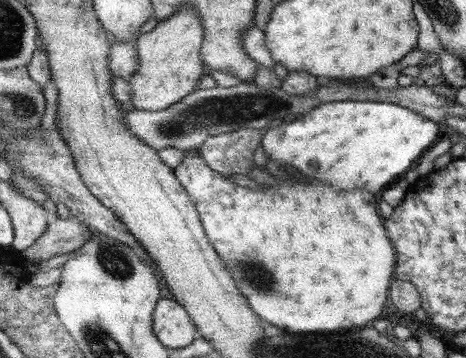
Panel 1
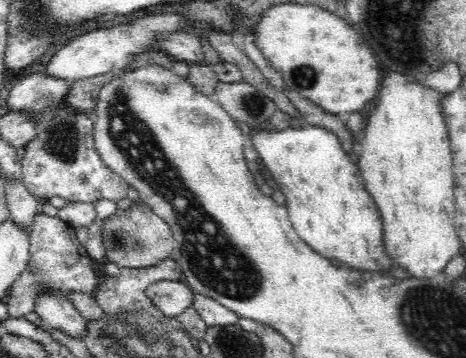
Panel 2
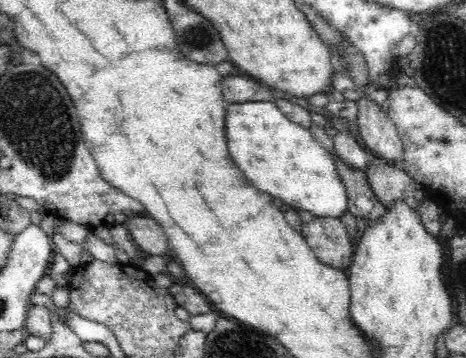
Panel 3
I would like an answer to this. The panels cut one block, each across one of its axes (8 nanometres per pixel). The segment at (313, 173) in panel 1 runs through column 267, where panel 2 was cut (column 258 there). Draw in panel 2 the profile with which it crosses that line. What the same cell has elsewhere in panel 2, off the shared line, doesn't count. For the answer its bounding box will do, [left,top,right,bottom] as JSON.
[248,126,394,270]

